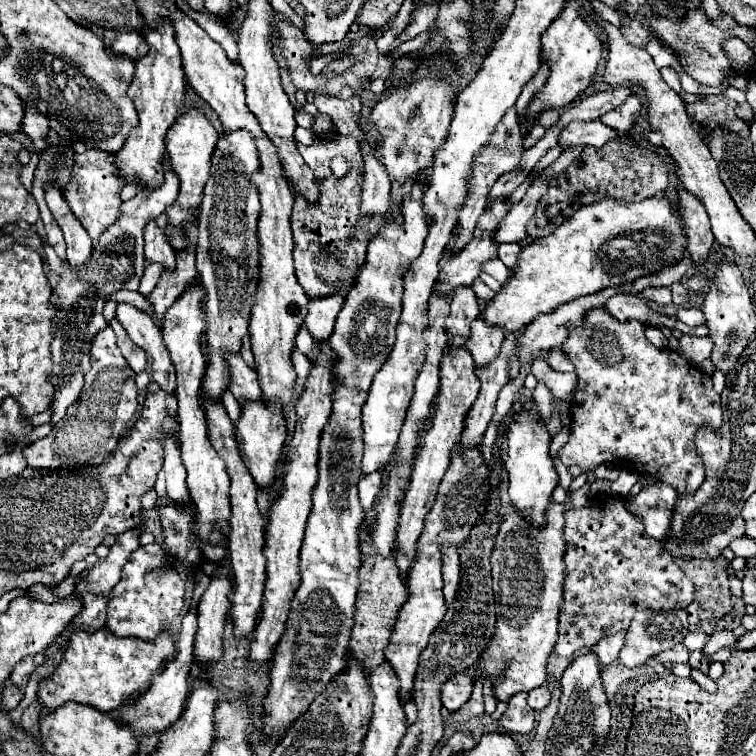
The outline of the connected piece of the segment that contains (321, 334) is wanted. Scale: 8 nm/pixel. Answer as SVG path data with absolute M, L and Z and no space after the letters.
M345 292L333 294L331 298L319 298L319 300L311 300L311 308L307 312L305 324L311 324L311 336L313 340L325 342L329 338L329 334L333 332L333 324L337 318L337 312L341 310L345 300Z

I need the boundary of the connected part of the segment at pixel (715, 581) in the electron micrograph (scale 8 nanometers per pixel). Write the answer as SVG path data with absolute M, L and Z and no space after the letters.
M722 556L705 562L693 558L675 560L675 564L695 584L695 600L686 608L689 625L695 625L701 620L721 618L731 612L733 604L729 589L728 563Z

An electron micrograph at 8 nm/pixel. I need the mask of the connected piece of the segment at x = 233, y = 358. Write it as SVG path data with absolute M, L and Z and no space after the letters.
M229 354L231 366L231 392L239 404L245 400L261 400L261 386L257 380L257 372L251 370L239 354Z

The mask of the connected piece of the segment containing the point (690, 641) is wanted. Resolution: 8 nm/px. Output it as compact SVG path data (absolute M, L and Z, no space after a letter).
M689 632L683 640L683 644L689 648L689 650L703 650L703 646L707 644L709 640L709 634L705 632Z

